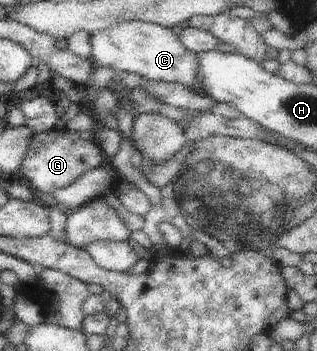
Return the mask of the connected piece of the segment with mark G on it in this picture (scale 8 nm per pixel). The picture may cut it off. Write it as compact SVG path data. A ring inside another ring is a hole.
M53 128L47 132L36 133L31 139L27 154L22 160L19 171L23 178L29 180L29 184L31 184L30 188L35 193L38 191L39 193L43 192L43 194L52 194L53 191L65 188L74 183L75 180L81 178L82 175L85 175L92 168L99 167L101 163L107 163L107 160L108 156L103 154L103 150L101 150L95 138L88 140L87 136L78 136L75 132L61 133Z

